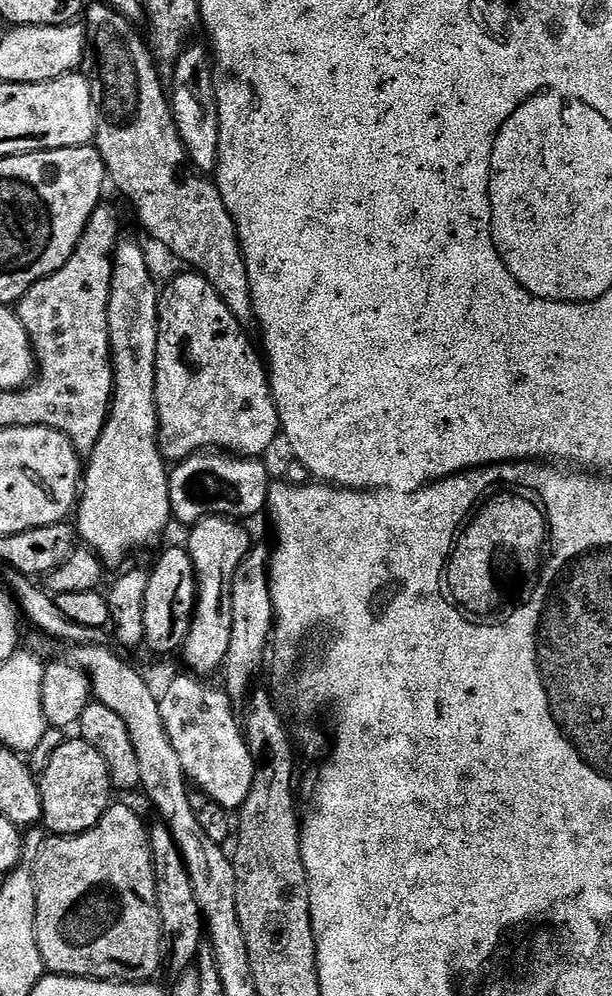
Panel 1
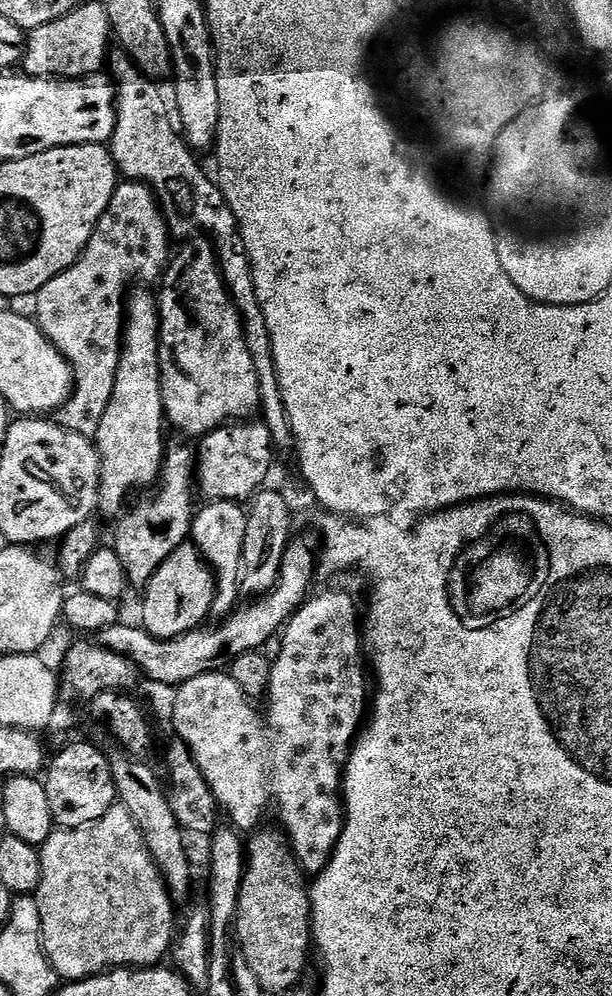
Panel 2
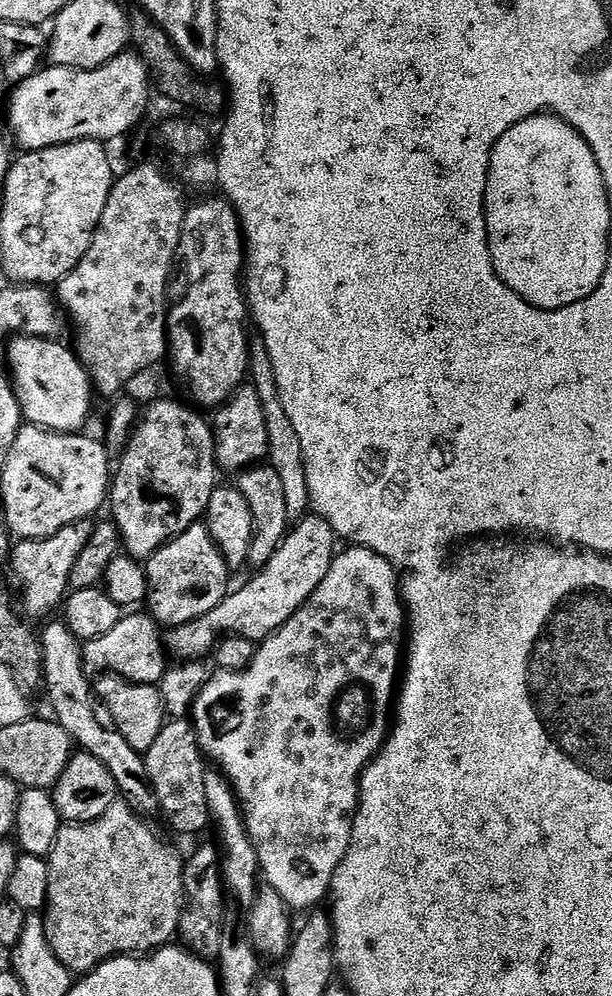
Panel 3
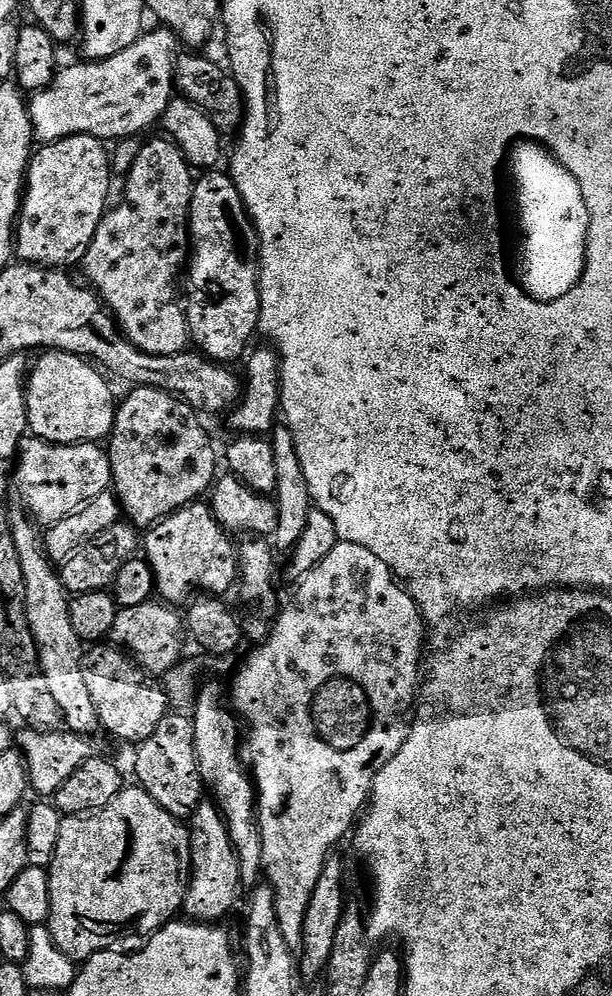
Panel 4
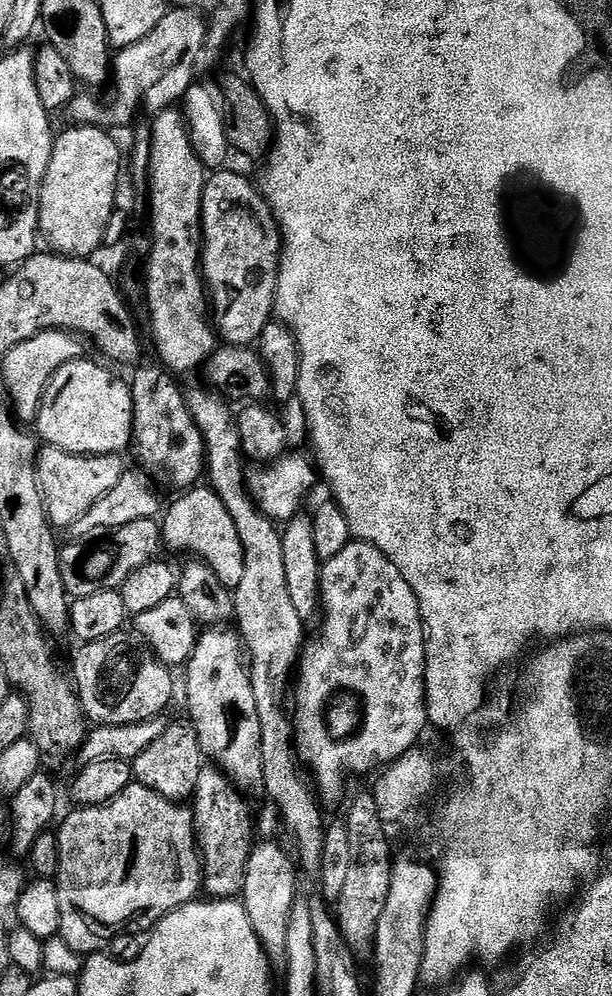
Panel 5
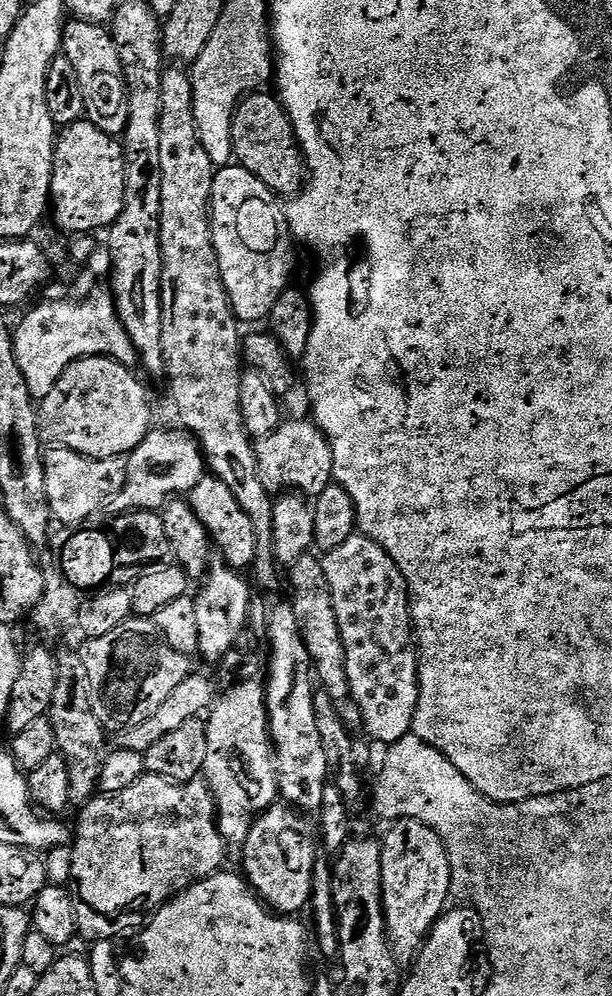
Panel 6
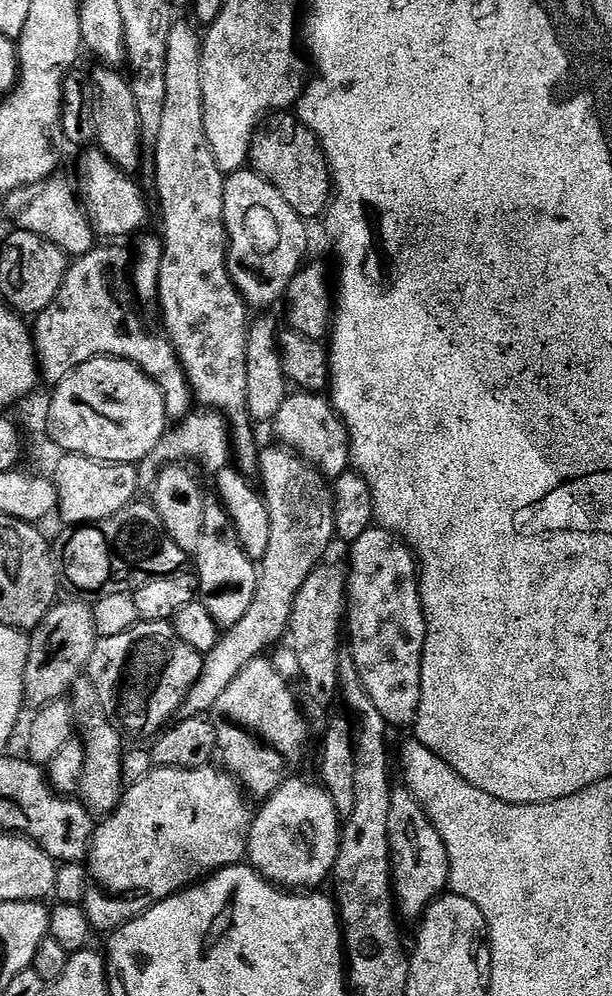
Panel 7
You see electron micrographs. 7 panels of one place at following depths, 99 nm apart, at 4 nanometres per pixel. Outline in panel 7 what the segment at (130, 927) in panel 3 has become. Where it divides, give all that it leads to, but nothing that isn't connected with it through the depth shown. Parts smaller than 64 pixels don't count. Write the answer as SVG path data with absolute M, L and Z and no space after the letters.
M153 767L142 782L131 785L125 791L118 807L95 825L86 867L91 883L109 892L112 901L109 904L104 900L98 901L90 908L91 915L100 916L109 908L116 922L133 920L147 908L153 908L176 892L183 892L209 874L241 863L248 854L248 828L253 817L250 808L248 812L248 803L249 797L236 777L219 767Z

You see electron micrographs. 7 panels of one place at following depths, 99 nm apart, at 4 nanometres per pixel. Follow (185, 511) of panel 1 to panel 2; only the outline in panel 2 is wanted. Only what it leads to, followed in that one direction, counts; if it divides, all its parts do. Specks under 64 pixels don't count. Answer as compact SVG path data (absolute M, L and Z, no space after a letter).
M233 422L199 437L198 444L200 444L200 452L198 448L198 455L194 460L194 488L199 495L201 492L205 496L203 498L205 501L235 500L248 502L269 483L268 475L272 472L274 449L270 430L263 422Z

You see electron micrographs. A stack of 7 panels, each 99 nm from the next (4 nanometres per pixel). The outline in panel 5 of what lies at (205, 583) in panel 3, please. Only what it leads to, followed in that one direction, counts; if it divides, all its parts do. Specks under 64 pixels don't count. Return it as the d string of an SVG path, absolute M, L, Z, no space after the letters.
M193 486L177 496L180 497L169 508L167 505L162 516L164 548L172 552L192 552L188 554L209 564L220 575L224 585L234 590L238 582L242 582L246 558L242 538L238 538L234 518L230 518L222 498L218 498L215 488L211 486Z

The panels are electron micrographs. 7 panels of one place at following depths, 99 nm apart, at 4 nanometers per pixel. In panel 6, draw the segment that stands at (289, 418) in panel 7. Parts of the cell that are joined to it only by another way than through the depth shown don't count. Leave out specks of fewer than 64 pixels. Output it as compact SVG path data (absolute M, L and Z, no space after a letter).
M285 419L274 434L255 441L254 447L258 478L270 493L284 494L291 490L308 498L318 498L326 486L334 483L334 454L330 442L311 419Z

